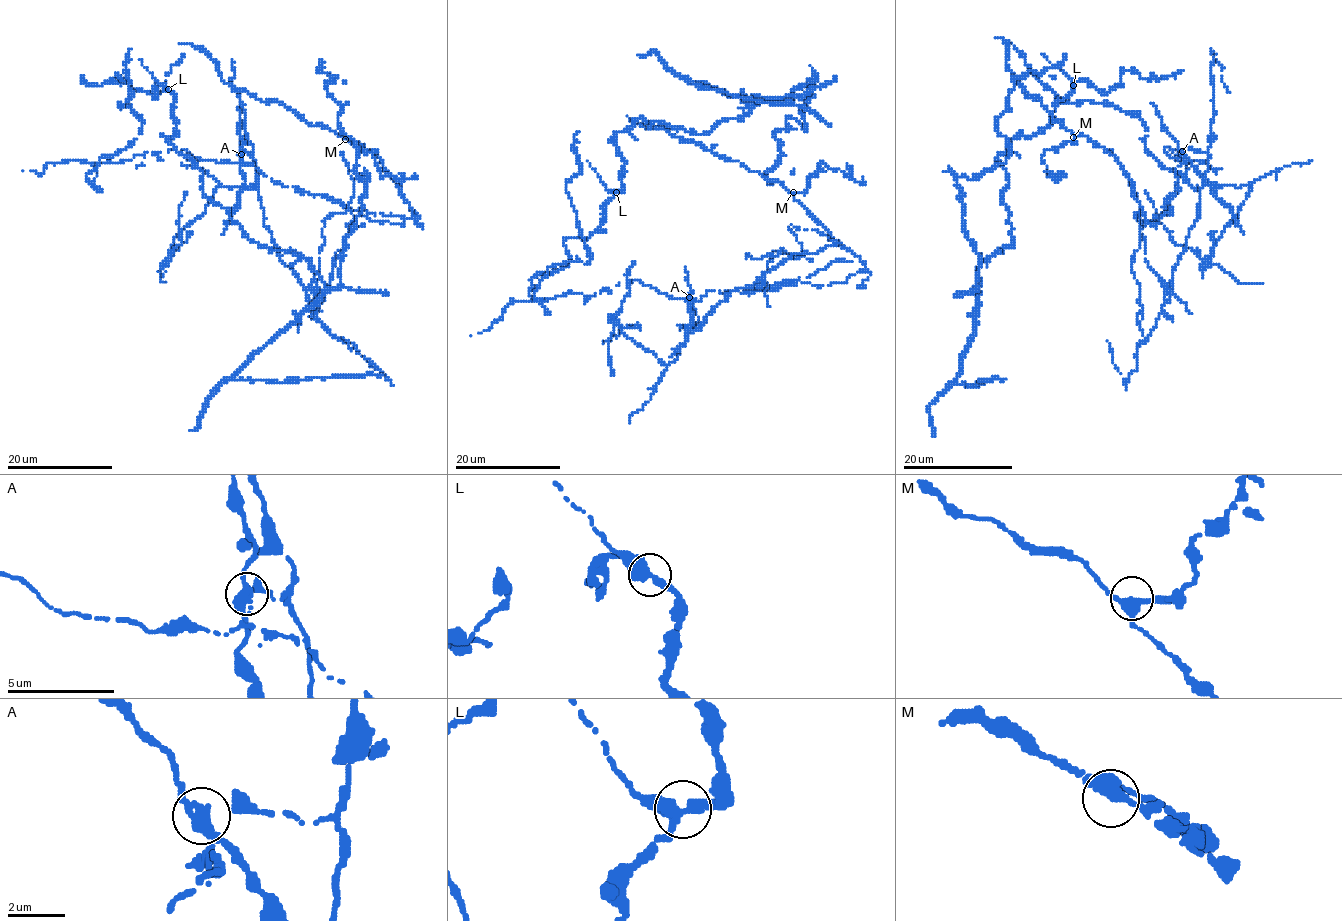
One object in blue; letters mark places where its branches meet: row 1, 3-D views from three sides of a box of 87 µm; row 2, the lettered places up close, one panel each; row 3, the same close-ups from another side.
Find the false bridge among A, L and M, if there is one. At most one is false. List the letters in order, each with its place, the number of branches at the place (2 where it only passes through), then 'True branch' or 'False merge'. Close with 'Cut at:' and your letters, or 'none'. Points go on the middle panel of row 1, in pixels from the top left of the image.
A: Place: (689, 297). Branches: 3. False merge
L: Place: (616, 192). Branches: 3. True branch
M: Place: (793, 192). Branches: 3. True branch
Cut at: A

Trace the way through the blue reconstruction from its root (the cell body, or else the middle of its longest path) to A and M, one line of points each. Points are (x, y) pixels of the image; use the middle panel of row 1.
A: (568, 261), (547, 270), (535, 291), (537, 299), (571, 292), (590, 296), (637, 279), (674, 298), (690, 296)
M: (568, 261), (547, 270), (537, 299), (637, 279), (699, 300), (867, 270), (793, 192)

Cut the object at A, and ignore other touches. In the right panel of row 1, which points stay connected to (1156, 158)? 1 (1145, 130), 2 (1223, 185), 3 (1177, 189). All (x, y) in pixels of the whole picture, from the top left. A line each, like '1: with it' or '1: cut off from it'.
1: with it
2: cut off from it
3: with it

